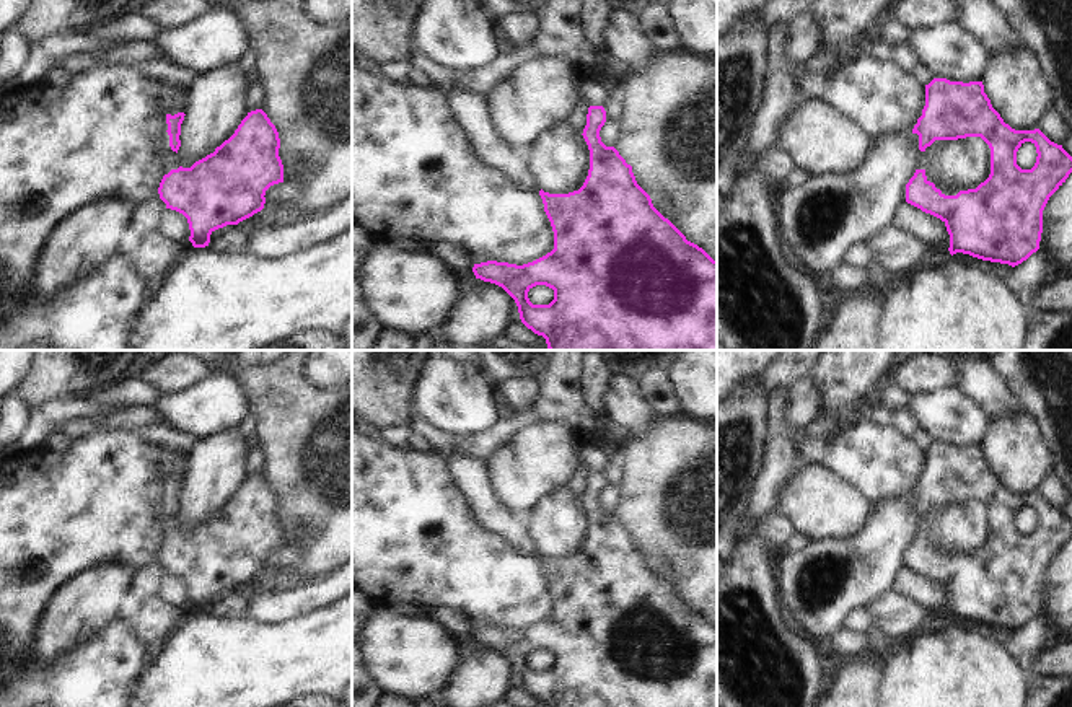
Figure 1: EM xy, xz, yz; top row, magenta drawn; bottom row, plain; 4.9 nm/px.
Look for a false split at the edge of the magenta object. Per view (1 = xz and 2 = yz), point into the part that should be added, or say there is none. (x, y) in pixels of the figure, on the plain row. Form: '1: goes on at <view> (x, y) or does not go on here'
1: goes on at xz (474, 476)
2: goes on at yz (921, 522)

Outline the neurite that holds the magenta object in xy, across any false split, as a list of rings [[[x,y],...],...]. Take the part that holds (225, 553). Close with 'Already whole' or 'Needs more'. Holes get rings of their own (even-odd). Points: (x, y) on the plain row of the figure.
[[[256,474],[248,477],[235,498],[213,518],[182,533],[178,515],[184,481],[166,479],[158,510],[166,539],[158,559],[166,573],[187,583],[192,611],[205,613],[215,595],[238,590],[261,577],[266,556],[283,547],[280,503],[267,479]]]. Needs more

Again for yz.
[[[934,443],[925,450],[925,471],[912,494],[911,510],[916,516],[917,534],[906,549],[906,567],[940,583],[950,599],[950,619],[963,617],[973,622],[1008,629],[1012,632],[1026,626],[1039,614],[1043,598],[1043,575],[1049,562],[1072,538],[1072,521],[1051,507],[1039,494],[1015,495],[1004,487],[984,458],[982,446],[950,446]],[[981,502],[991,513],[991,539],[976,554],[945,560],[925,541],[925,513],[935,505],[958,505]],[[1025,508],[1036,512],[1036,528],[1031,534],[1017,529],[1017,516]]]. Needs more

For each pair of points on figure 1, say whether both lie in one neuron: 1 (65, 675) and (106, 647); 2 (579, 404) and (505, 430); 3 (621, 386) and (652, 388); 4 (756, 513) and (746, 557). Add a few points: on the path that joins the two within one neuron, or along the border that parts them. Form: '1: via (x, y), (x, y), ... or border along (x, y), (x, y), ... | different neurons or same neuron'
1: via (75, 675), (96, 657) | same neuron
2: via (561, 404), (543, 408), (523, 417) | same neuron
3: border along (639, 380), (642, 395), (659, 414) | different neurons
4: via (751, 525), (751, 546) | same neuron

